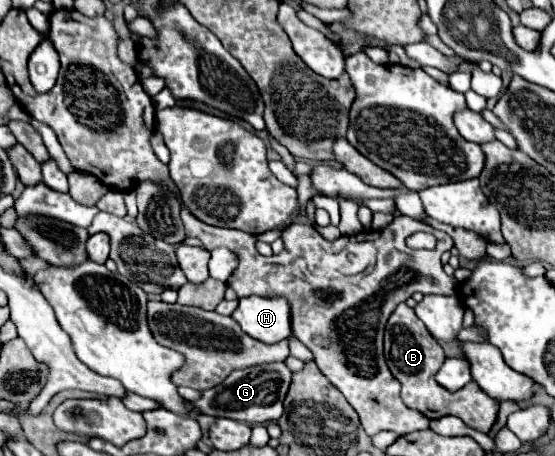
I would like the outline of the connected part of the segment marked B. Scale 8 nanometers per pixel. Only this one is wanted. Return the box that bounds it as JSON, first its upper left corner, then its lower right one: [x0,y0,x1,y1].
[384,302,498,432]

